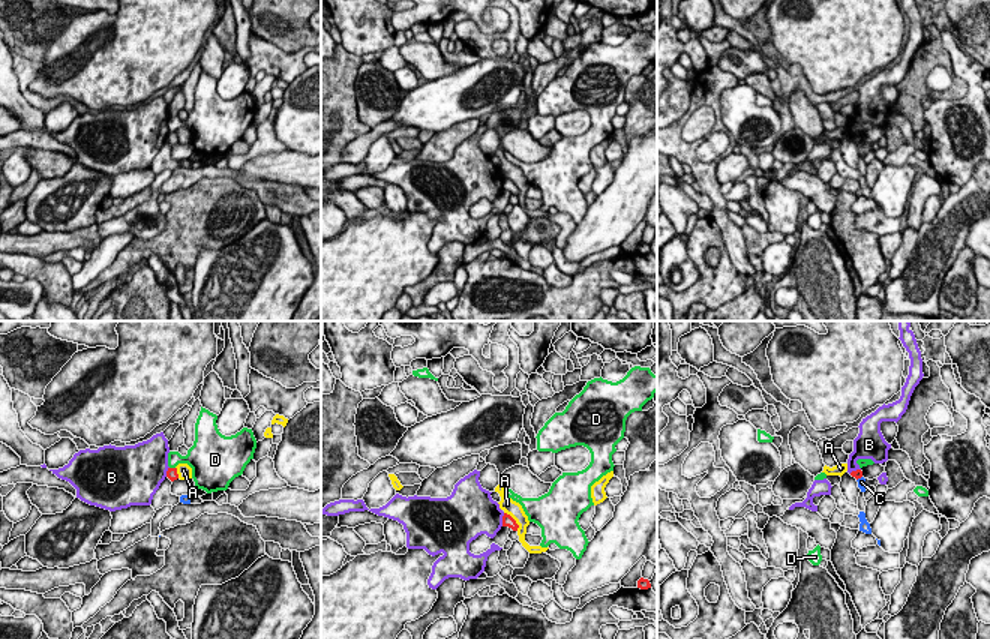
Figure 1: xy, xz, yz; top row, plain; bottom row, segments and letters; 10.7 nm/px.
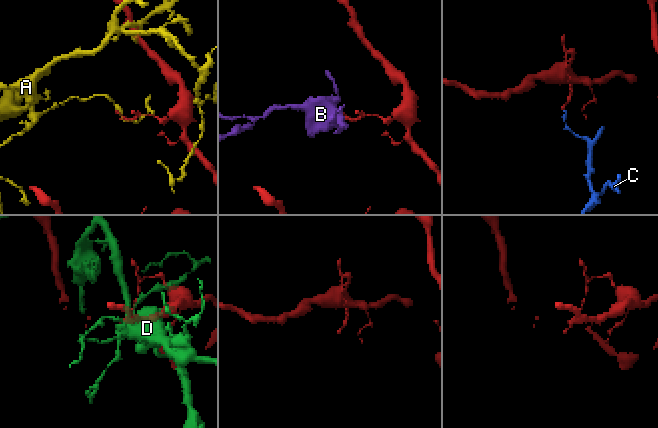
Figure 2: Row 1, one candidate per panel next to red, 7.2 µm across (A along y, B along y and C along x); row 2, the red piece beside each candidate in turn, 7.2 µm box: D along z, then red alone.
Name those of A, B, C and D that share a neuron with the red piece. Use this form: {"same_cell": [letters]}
{"same_cell": []}

